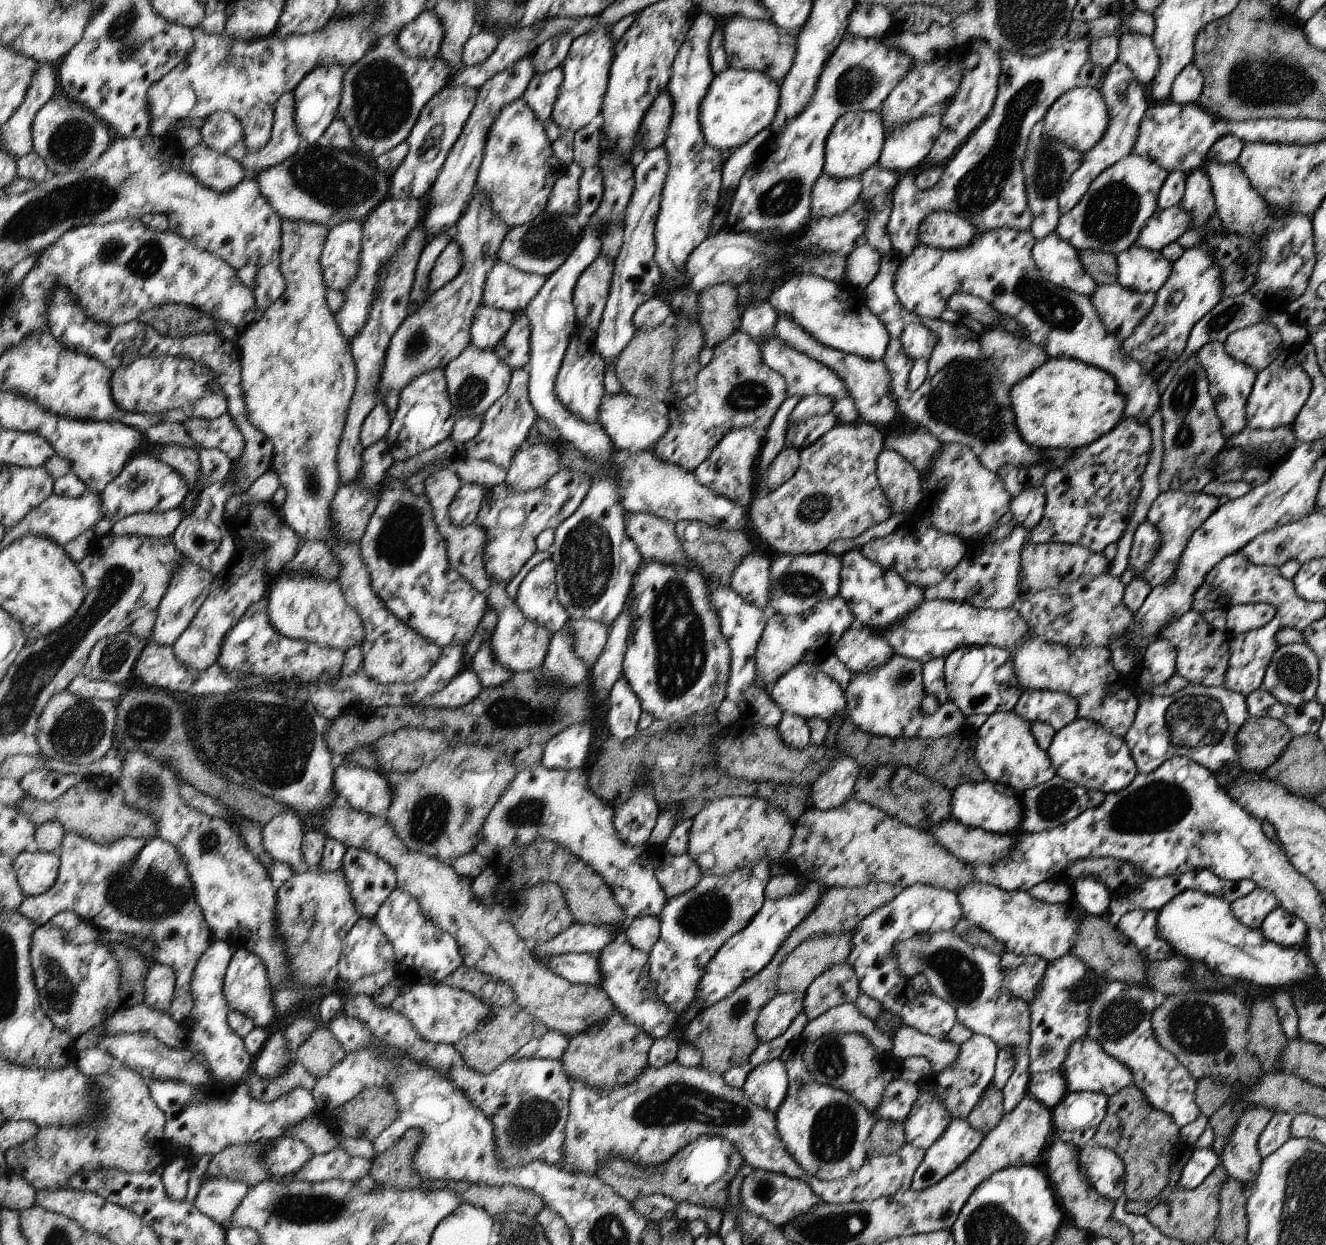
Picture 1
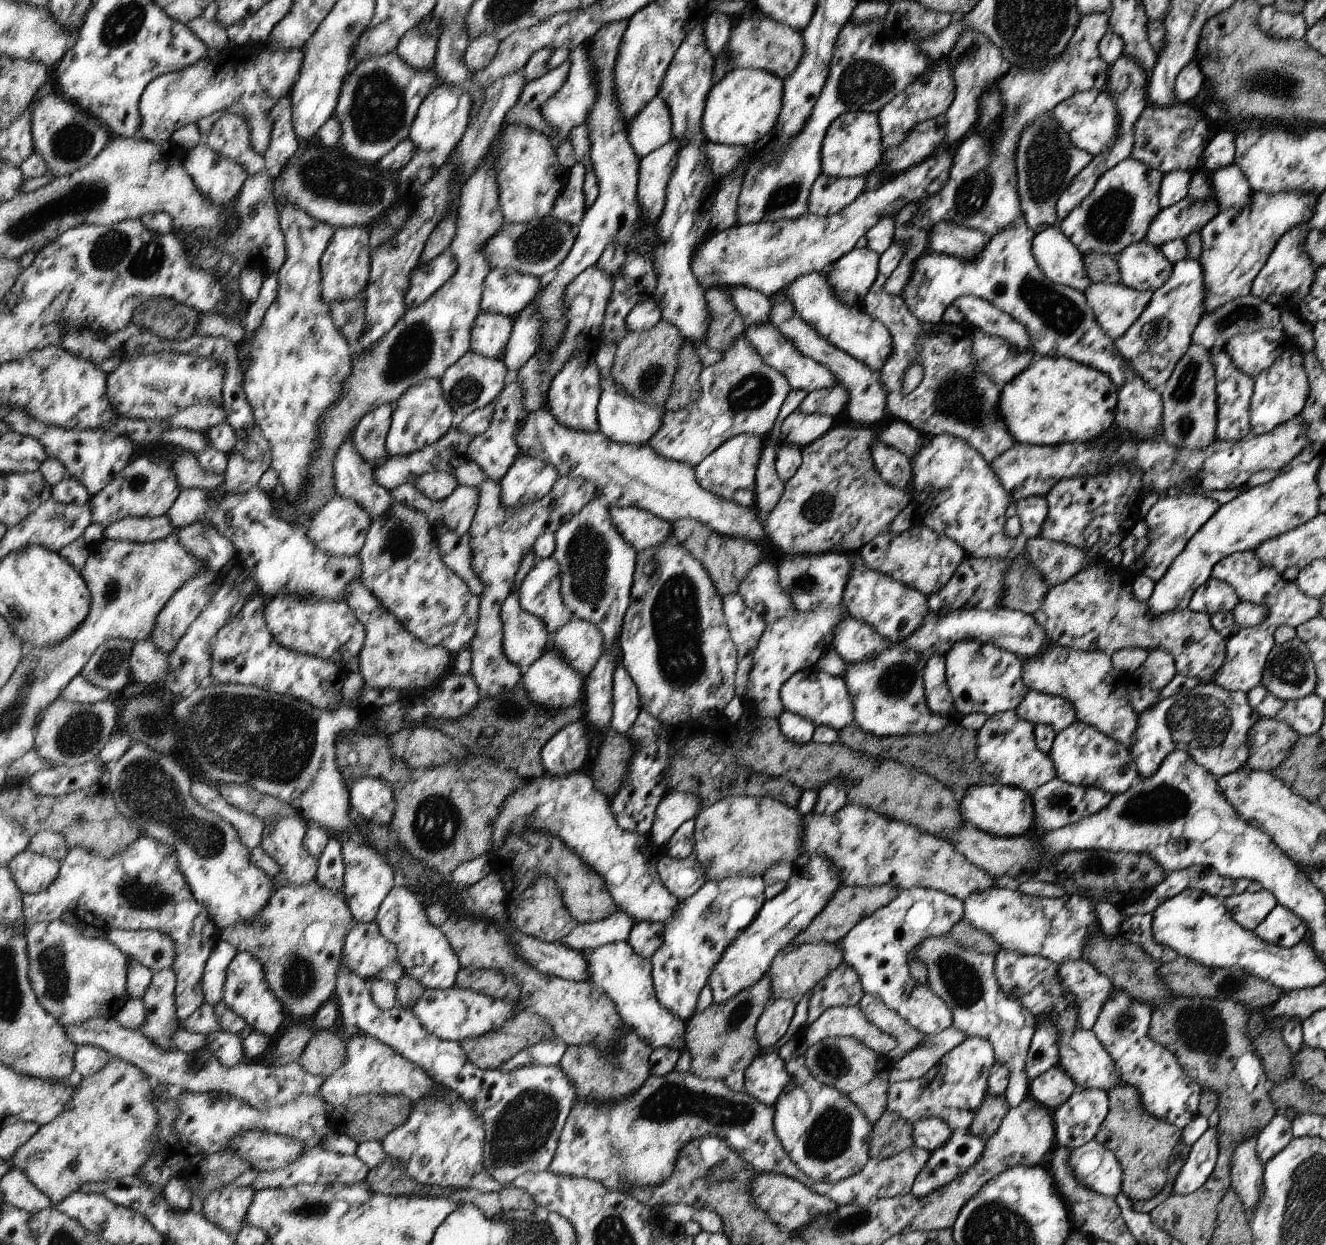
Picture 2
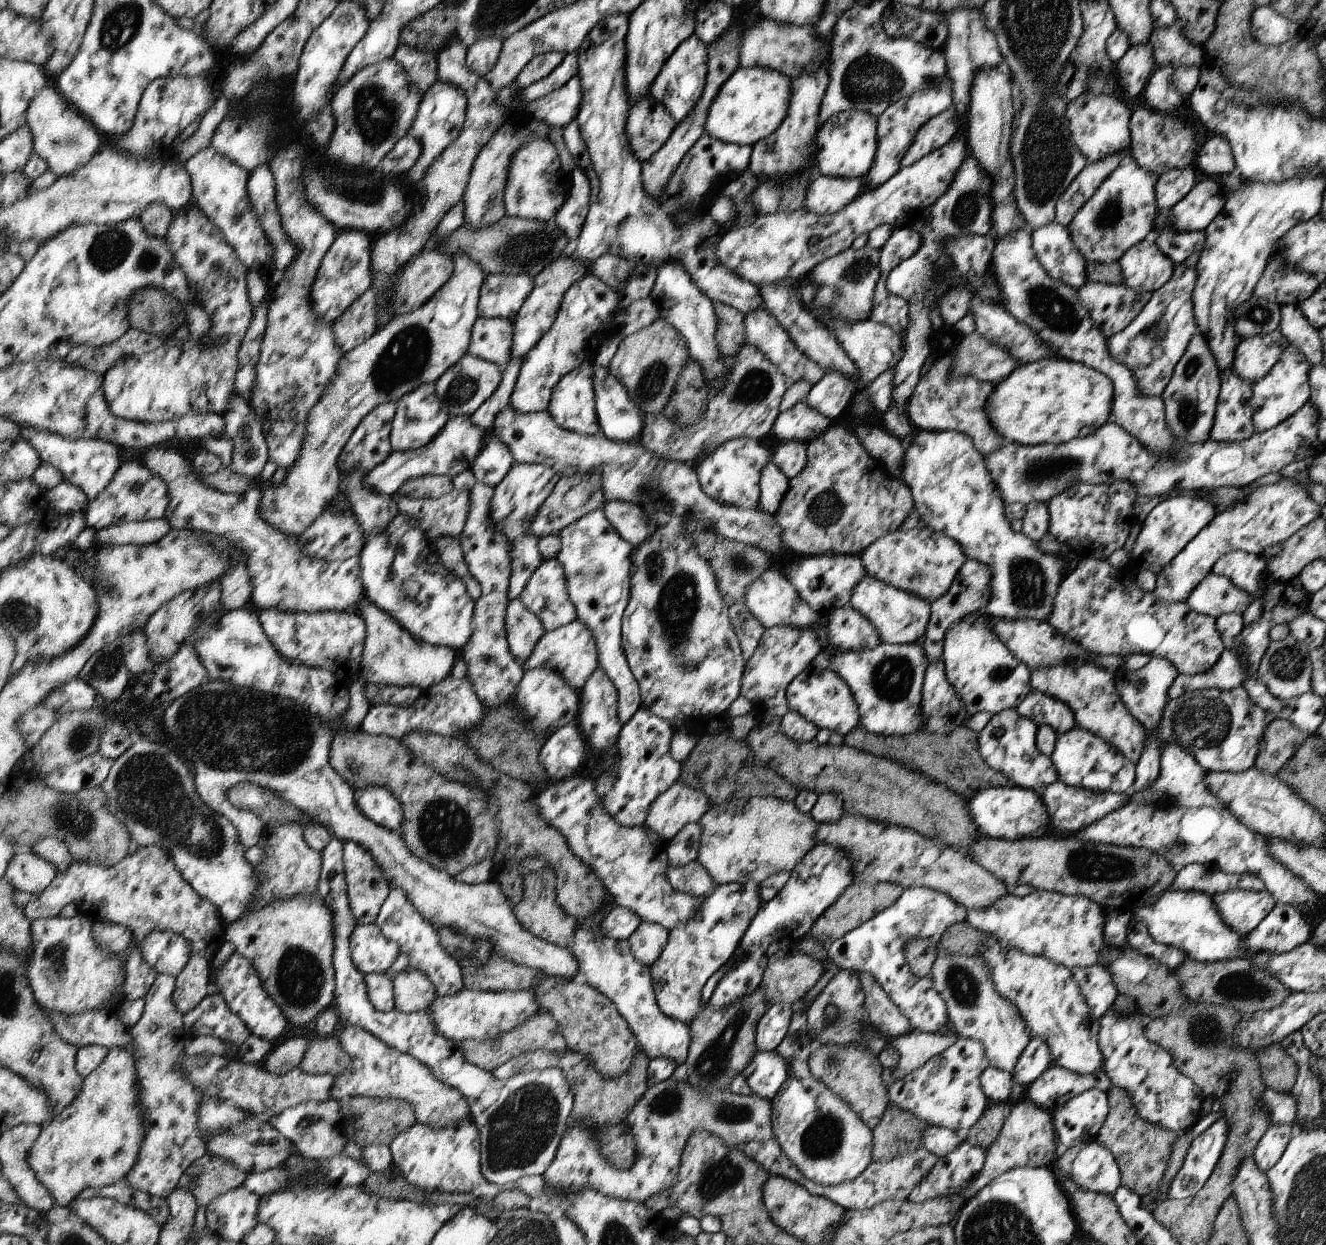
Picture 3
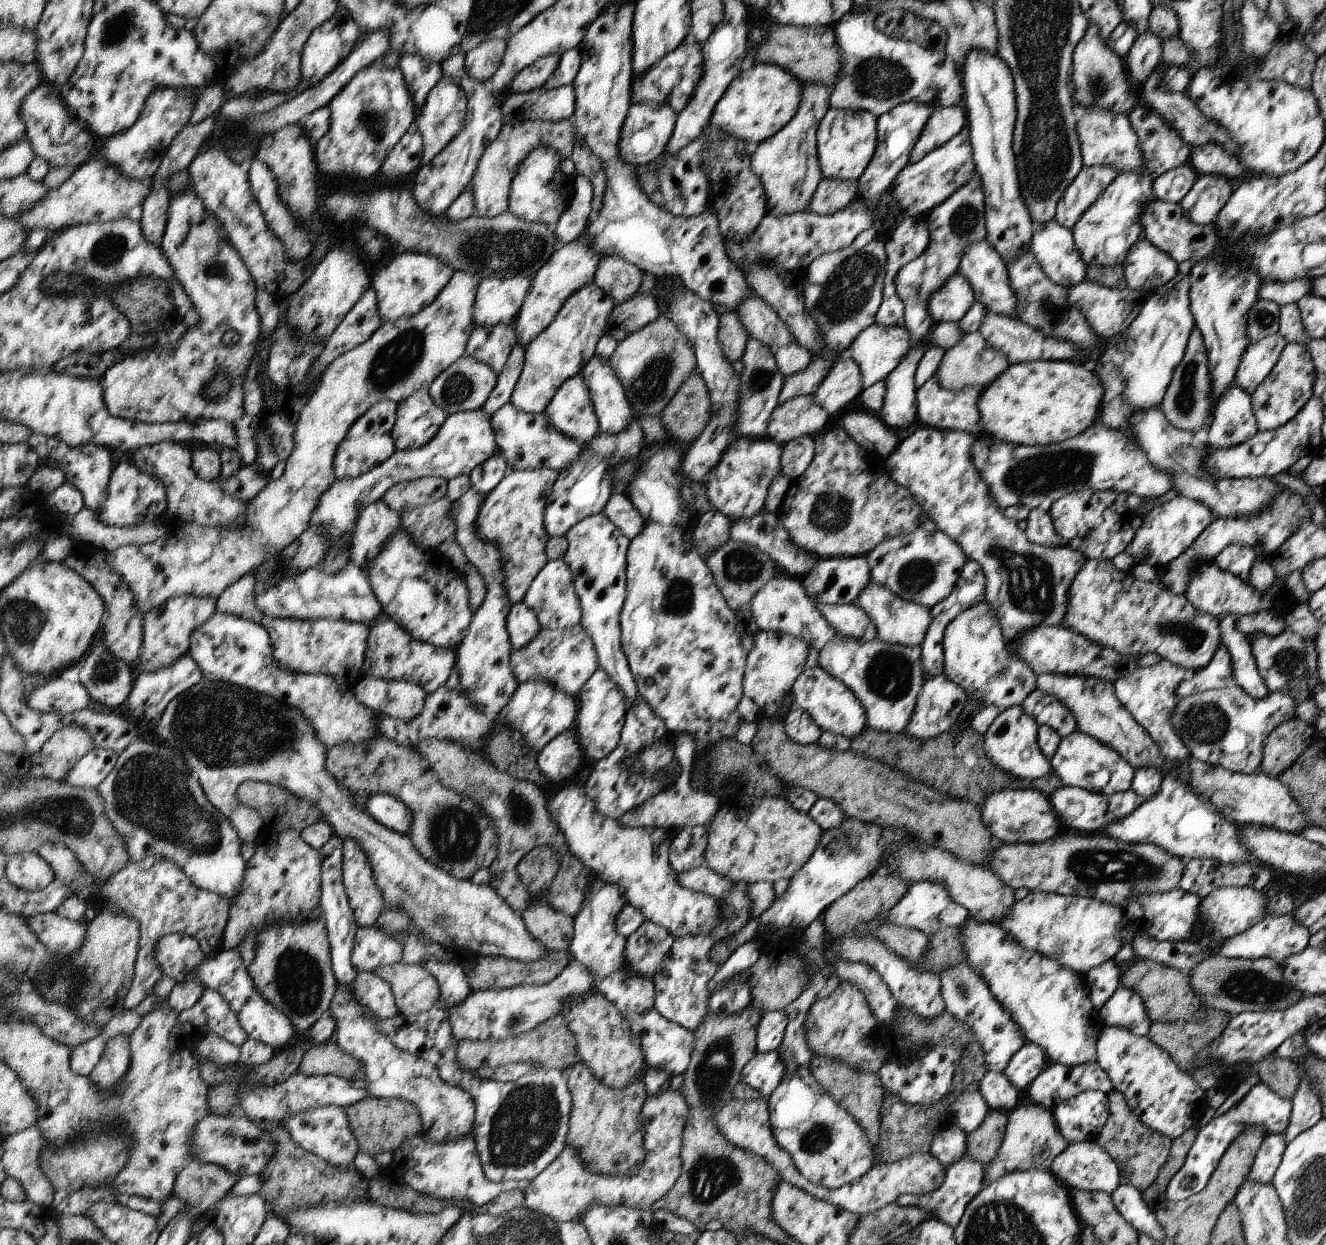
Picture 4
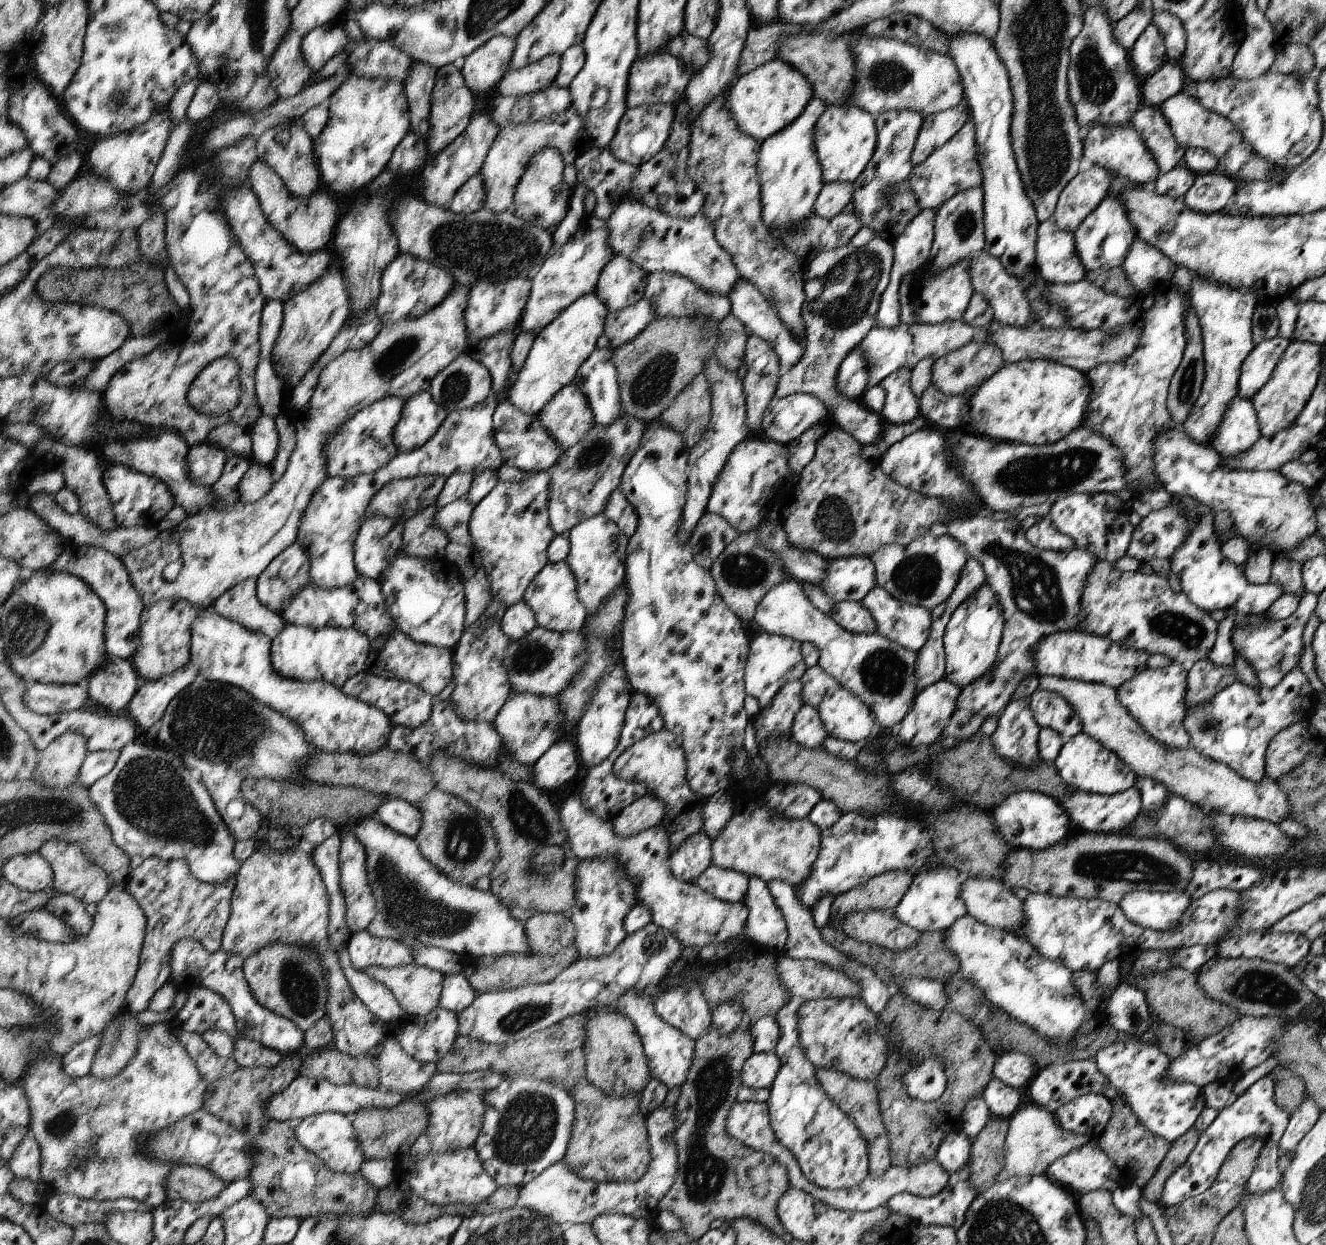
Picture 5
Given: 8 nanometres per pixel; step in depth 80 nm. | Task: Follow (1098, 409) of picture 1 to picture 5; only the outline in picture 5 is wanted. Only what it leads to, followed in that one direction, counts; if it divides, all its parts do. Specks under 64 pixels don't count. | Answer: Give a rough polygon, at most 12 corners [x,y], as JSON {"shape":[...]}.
{"shape":[[1004,363],[967,402],[976,434],[1031,445],[1084,424],[1083,372]]}

